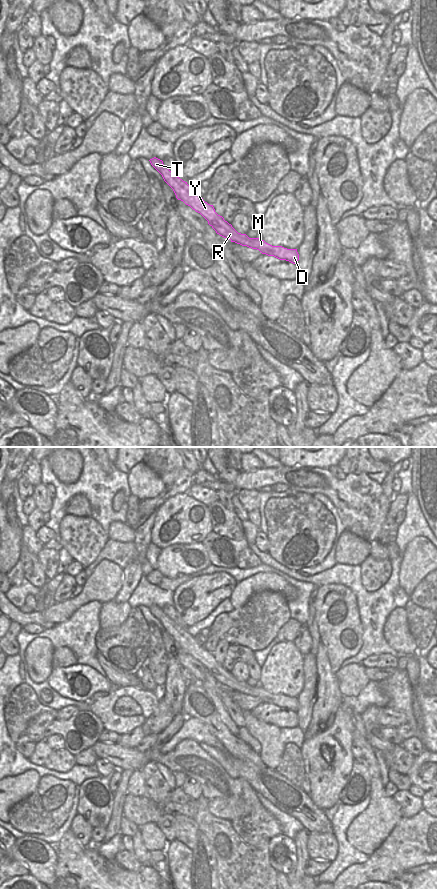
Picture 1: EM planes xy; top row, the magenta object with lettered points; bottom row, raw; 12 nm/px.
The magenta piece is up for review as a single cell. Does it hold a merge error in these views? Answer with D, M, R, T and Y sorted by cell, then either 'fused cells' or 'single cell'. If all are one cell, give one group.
groups D M R T Y; single cell

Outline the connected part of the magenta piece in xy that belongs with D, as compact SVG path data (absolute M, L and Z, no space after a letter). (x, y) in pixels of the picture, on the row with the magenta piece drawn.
M154 157L149 160L151 165L162 175L164 181L173 189L176 198L183 201L193 210L200 213L208 224L220 236L235 242L242 246L259 250L262 254L274 256L280 260L286 260L293 264L297 264L299 254L297 249L287 249L282 246L272 246L261 238L249 238L246 234L238 233L231 224L215 212L213 205L208 204L192 189L187 182L176 176L170 171L163 161Z

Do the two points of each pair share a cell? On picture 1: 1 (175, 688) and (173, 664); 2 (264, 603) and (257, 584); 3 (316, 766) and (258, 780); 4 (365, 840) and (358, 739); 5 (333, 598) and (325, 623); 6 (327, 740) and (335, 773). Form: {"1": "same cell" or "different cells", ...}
{"1": "same cell", "2": "different cells", "3": "different cells", "4": "same cell", "5": "same cell", "6": "same cell"}

